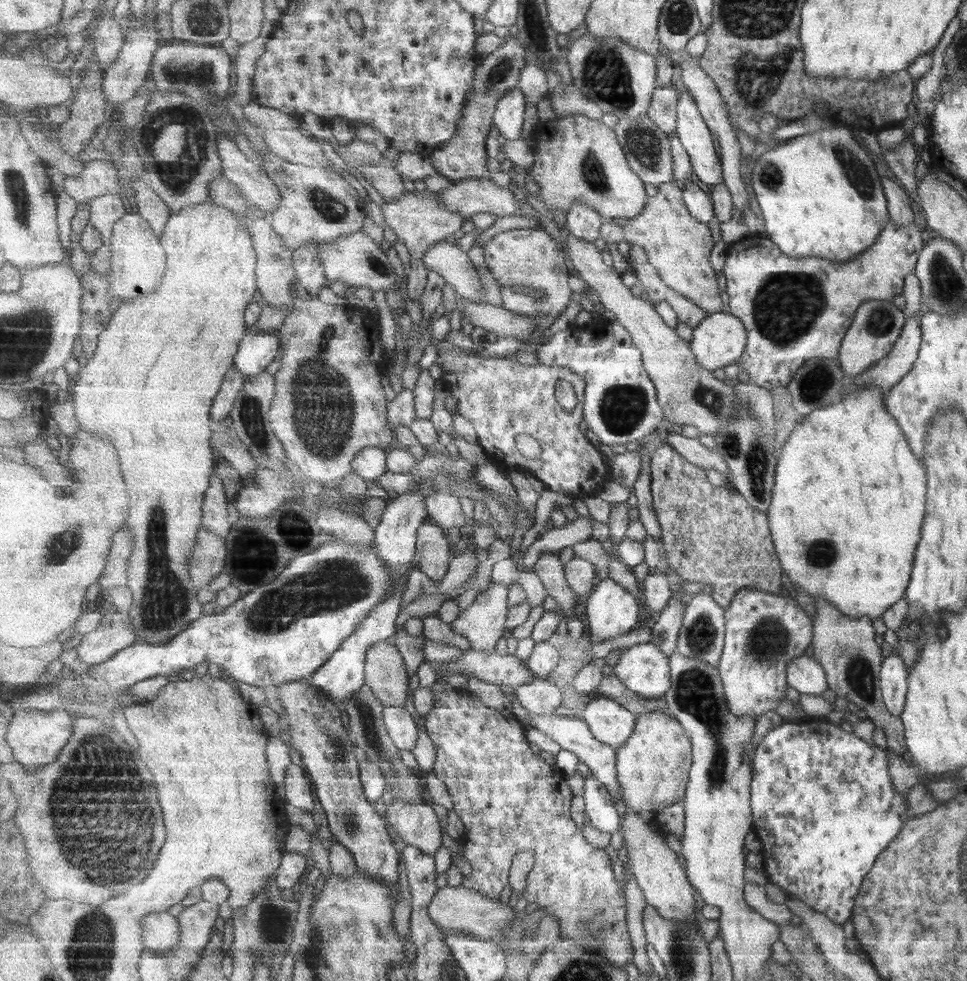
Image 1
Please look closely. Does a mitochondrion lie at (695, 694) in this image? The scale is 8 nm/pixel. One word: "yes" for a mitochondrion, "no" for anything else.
yes

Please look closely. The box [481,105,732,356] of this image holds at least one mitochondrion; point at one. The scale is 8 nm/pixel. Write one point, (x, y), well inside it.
(644, 145)

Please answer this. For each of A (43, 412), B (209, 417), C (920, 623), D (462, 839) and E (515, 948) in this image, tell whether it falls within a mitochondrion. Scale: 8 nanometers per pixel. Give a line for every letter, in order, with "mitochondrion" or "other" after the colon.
A: other
B: other
C: other
D: other
E: other

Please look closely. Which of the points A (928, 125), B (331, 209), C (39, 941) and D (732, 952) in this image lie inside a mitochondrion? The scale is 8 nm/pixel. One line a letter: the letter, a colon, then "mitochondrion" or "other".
A: other
B: mitochondrion
C: other
D: other

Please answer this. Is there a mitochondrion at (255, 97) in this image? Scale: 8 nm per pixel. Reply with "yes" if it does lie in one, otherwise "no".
no

